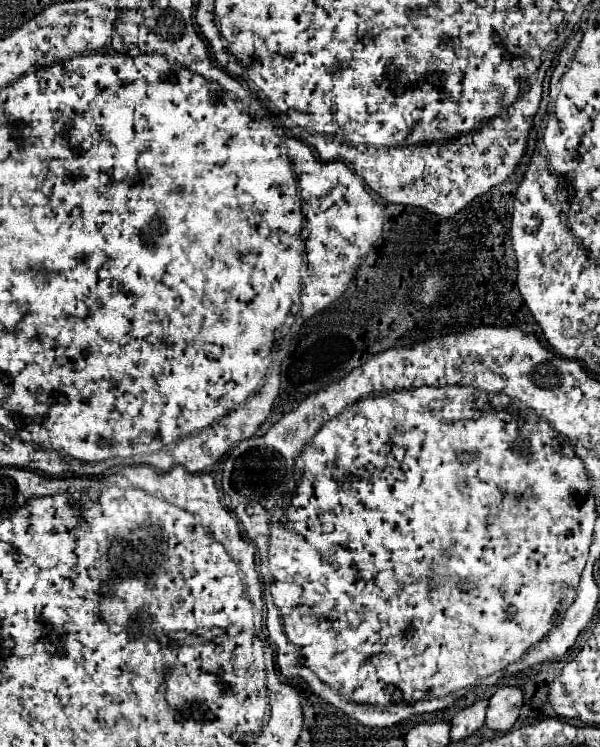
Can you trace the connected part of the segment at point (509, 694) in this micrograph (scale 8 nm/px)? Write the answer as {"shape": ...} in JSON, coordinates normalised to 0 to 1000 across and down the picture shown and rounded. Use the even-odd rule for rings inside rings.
{"shape":[[[865,917],[832,920],[815,936],[808,971],[825,979],[848,979],[865,963],[872,938],[875,938],[875,928]]]}

